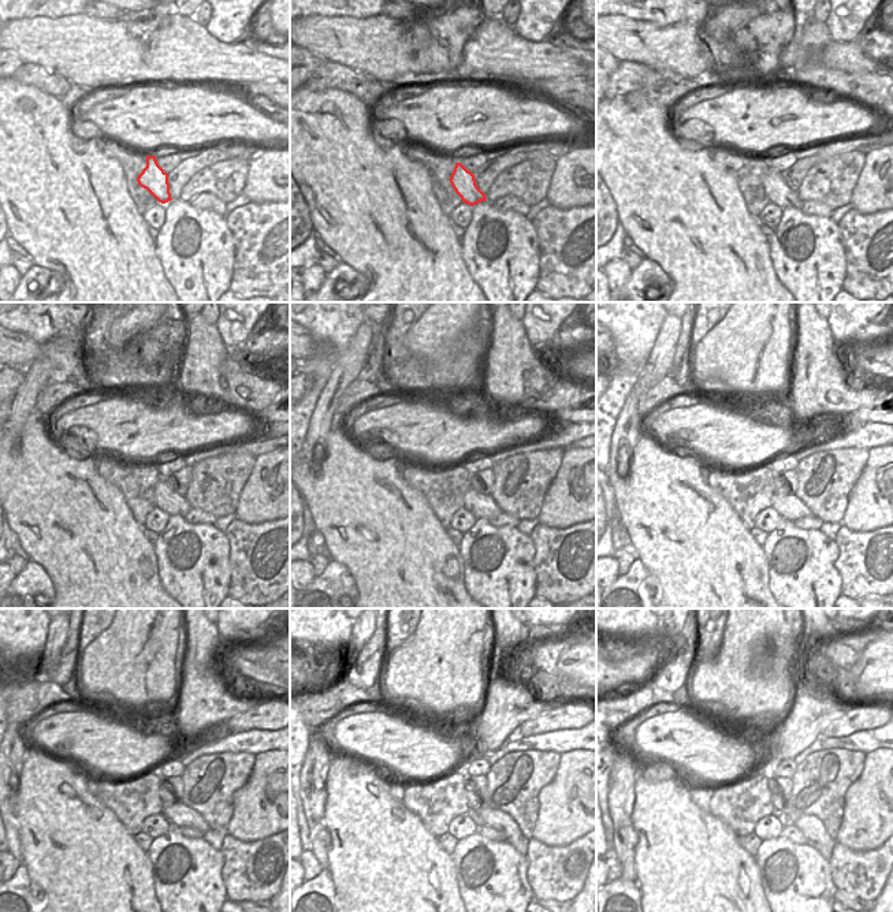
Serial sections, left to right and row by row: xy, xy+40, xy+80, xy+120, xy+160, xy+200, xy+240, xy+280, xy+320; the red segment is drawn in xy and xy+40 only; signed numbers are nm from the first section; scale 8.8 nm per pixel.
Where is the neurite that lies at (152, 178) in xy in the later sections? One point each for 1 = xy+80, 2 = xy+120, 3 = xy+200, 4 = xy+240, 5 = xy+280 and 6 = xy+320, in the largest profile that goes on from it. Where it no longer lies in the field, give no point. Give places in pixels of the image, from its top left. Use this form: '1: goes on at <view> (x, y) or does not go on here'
1: goes on at xy+80 (778, 193)
2: goes on at xy+120 (166, 499)
3: goes on at xy+200 (789, 507)
4: goes on at xy+240 (179, 815)
5: goes on at xy+280 (499, 821)
6: goes on at xy+320 (808, 825)

